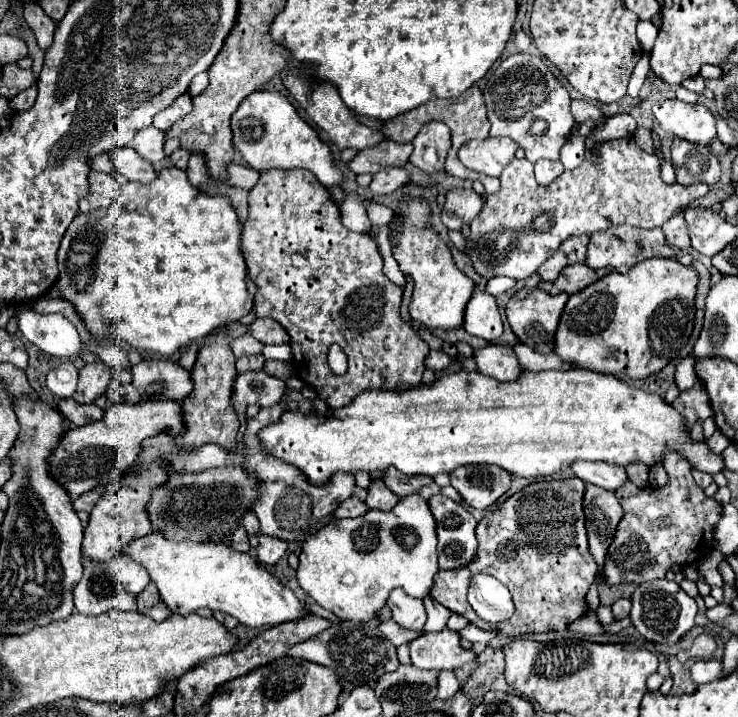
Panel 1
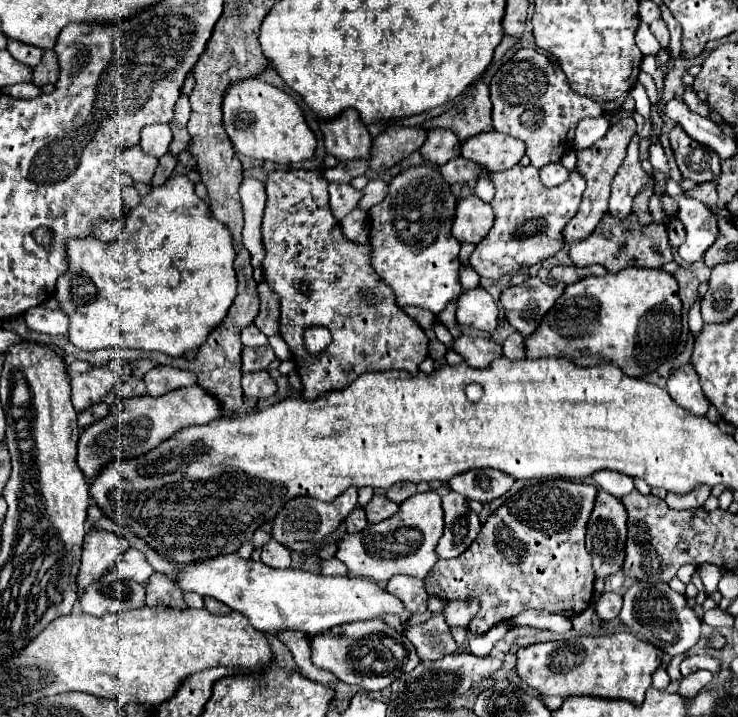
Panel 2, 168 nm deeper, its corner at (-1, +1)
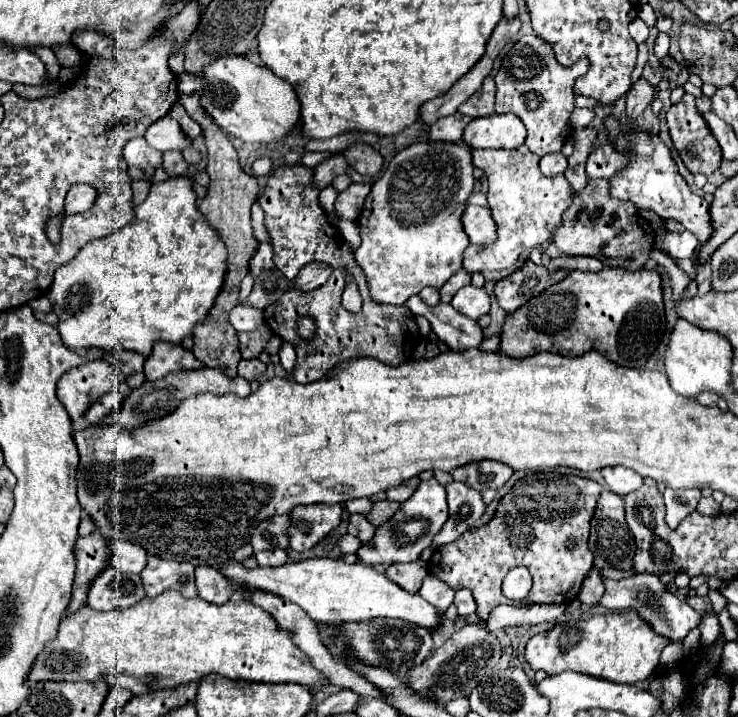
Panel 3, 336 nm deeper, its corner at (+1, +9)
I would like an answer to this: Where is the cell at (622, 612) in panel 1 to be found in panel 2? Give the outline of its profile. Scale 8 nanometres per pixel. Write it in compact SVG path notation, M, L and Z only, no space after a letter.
M604 592L604 594L600 594L598 604L596 604L596 612L598 612L598 616L602 620L614 620L614 618L618 618L620 608L622 608L622 596L620 594L616 594L616 592Z

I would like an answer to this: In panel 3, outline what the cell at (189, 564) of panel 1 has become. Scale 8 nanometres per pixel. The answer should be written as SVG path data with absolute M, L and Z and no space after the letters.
M312 558L312 560L294 562L294 564L284 564L280 568L258 566L254 570L246 570L242 564L226 562L222 564L222 572L236 586L266 590L276 596L284 596L294 604L300 604L300 608L304 608L306 614L318 624L364 622L372 618L400 618L410 624L422 626L426 630L434 630L442 622L442 616L438 614L436 606L428 604L418 594L406 592L404 588L388 580L384 574L380 574L374 566L368 566L362 562L348 564L340 558L338 560Z

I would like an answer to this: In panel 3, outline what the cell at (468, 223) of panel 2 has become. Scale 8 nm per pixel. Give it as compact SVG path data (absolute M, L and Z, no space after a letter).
M468 204L462 216L464 232L470 238L470 244L476 246L490 246L496 242L496 224L490 216L490 208Z

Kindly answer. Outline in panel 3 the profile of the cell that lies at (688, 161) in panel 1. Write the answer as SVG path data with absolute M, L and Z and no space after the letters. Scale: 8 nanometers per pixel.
M684 94L678 104L672 104L672 106L668 108L668 112L666 112L666 122L668 122L670 136L672 136L672 142L674 142L676 150L678 150L678 154L680 154L684 166L686 166L692 174L710 176L710 174L714 174L714 172L720 168L720 162L722 162L720 146L718 146L716 138L712 136L706 120L704 120L702 114L698 112L692 94Z

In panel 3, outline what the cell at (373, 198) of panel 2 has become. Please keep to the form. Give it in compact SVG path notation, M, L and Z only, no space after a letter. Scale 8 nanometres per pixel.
M350 184L350 188L340 192L334 202L336 216L342 220L356 220L360 216L368 192L370 192L370 184Z

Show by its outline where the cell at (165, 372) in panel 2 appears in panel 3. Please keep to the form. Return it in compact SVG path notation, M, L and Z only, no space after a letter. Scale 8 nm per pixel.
M154 342L154 350L146 358L144 372L146 380L158 380L176 370L196 370L202 366L204 364L200 364L200 360L196 360L196 356L182 344Z

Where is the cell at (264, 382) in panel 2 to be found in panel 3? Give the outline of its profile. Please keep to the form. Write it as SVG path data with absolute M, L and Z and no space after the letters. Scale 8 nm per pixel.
M258 358L240 360L240 364L238 364L238 376L246 378L250 382L256 380L256 378L260 378L264 372L266 372L266 364L262 360L258 360Z

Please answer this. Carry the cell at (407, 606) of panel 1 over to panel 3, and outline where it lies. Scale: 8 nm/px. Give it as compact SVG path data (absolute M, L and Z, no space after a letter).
M414 560L414 562L406 562L406 564L392 564L386 572L386 576L392 582L396 582L398 586L402 586L408 592L418 592L426 574L428 574L428 570L422 560Z

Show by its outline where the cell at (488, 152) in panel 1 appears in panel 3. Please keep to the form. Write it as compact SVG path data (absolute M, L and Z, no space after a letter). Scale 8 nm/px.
M490 114L476 118L464 130L464 140L472 148L506 148L514 150L524 144L526 128L516 114Z

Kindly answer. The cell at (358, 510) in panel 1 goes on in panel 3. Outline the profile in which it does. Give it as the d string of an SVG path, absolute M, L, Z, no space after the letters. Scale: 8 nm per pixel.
M352 514L350 524L348 524L348 534L360 538L362 542L368 542L374 538L376 528L372 528L372 524L368 524L368 520L362 514Z

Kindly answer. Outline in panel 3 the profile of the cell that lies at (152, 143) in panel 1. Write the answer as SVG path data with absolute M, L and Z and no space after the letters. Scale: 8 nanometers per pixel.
M166 114L162 120L156 120L144 134L146 142L156 150L184 150L190 146L188 136L182 132L180 124Z

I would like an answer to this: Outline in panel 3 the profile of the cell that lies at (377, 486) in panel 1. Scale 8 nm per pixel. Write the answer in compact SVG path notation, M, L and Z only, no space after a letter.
M382 500L382 502L376 502L370 510L370 514L366 516L370 520L372 526L382 526L388 518L392 518L396 514L396 510L400 508L398 502L390 502L390 500Z

